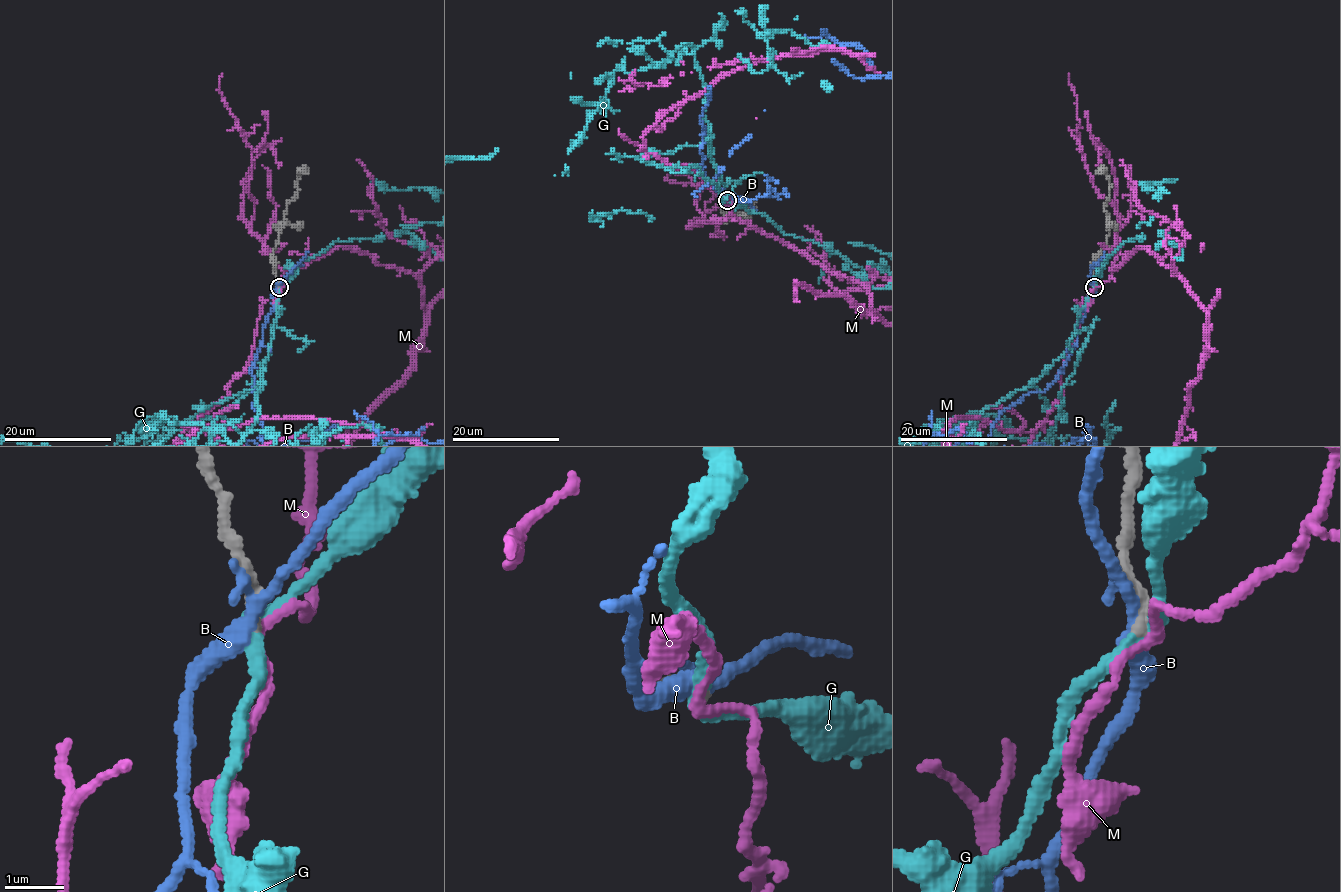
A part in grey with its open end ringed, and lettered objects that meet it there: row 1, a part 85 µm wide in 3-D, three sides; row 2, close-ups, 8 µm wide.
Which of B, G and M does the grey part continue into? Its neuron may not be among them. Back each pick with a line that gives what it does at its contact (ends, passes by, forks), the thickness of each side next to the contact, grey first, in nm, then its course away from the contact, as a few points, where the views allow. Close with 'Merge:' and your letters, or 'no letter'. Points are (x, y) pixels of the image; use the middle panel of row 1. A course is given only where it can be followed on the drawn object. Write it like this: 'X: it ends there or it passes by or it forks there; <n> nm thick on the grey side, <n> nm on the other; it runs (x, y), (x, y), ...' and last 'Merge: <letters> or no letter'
G: it passes by; 220 nm thick on the grey side, 200 nm on the other
Merge: G

